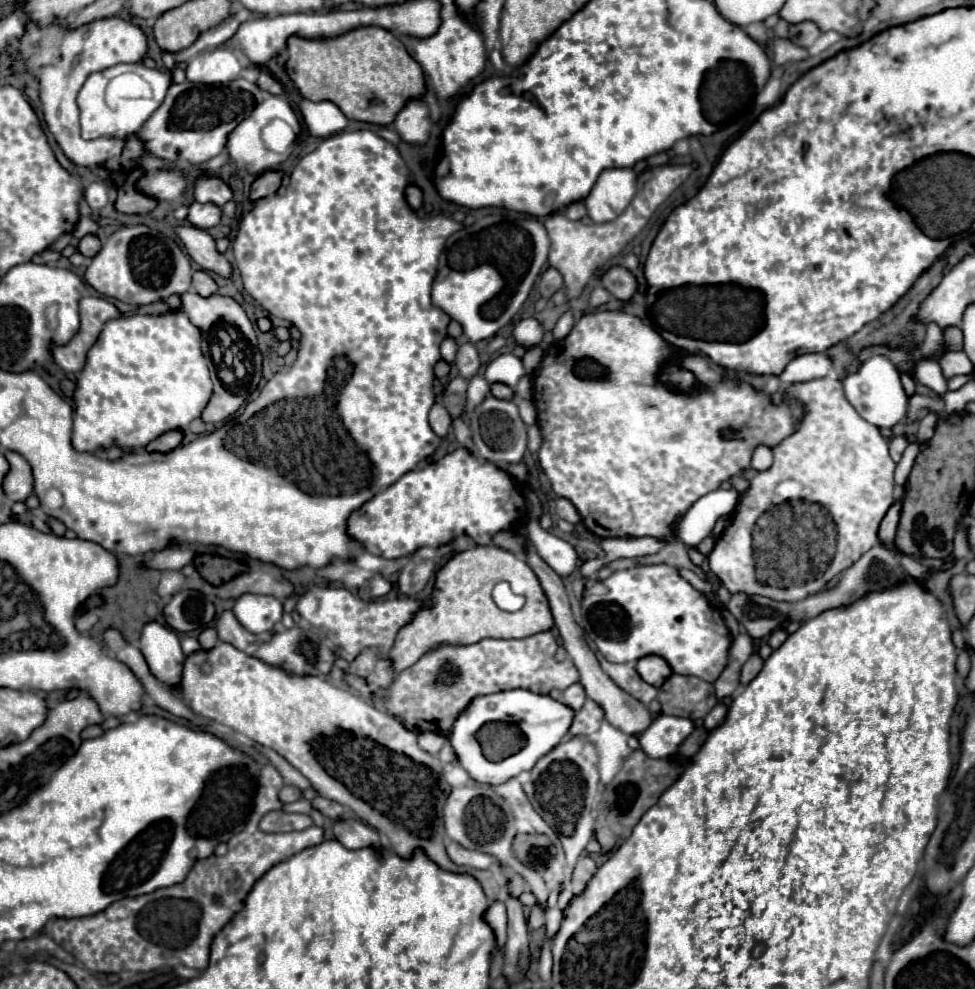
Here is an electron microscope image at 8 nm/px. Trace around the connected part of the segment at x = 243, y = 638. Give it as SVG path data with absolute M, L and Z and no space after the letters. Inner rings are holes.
M224 611L218 621L216 621L216 631L218 631L218 639L222 643L230 643L230 645L236 645L236 649L244 651L250 643L256 641L256 637L252 633L248 633L240 623L238 619L234 617L232 611Z

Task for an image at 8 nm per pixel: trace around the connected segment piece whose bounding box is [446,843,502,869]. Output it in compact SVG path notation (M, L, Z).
M448 843L446 851L448 851L448 857L456 865L462 865L462 867L472 867L472 869L492 869L492 865L494 867L502 867L502 863L496 857L486 855L486 853L480 853L480 851L464 849L458 843Z

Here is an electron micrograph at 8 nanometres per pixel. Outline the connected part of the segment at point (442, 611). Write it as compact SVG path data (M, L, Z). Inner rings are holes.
M474 547L454 555L436 575L436 587L428 605L418 611L406 627L400 629L394 647L388 657L392 657L392 669L400 675L404 669L414 665L426 651L438 647L440 643L470 645L486 637L496 639L522 639L554 627L552 611L548 609L548 597L528 563L510 551L498 547ZM508 581L512 591L526 597L526 603L520 611L508 613L502 611L494 599L492 589L496 583Z

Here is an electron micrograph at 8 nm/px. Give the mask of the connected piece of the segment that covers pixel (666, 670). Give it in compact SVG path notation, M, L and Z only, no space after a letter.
M646 655L646 657L642 657L642 659L638 661L636 669L638 669L640 677L642 677L646 683L654 685L654 687L660 687L660 685L672 675L672 667L668 665L668 661L664 661L664 659L658 657L658 655Z

